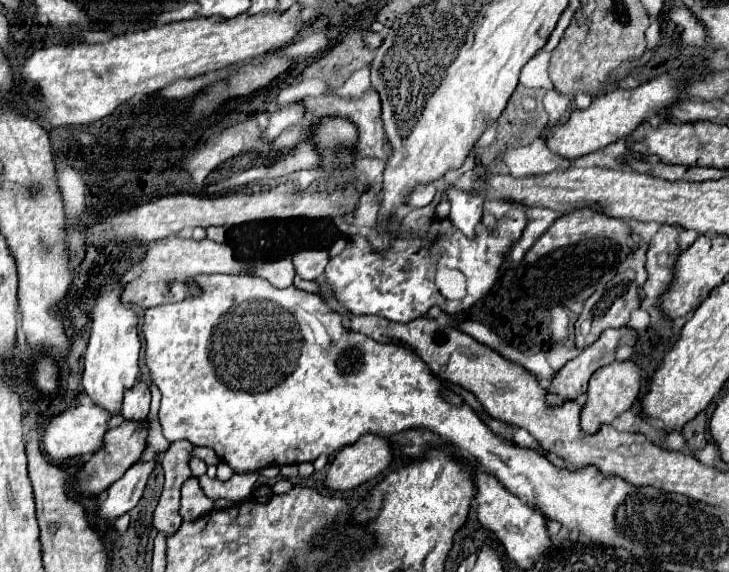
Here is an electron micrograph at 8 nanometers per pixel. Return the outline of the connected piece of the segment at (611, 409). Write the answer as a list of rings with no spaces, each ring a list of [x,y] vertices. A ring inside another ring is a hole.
[[[630,360],[612,362],[592,374],[592,378],[588,382],[586,402],[580,412],[580,428],[584,434],[596,434],[602,428],[602,424],[612,424],[614,418],[618,418],[622,412],[632,408],[632,404],[636,402],[638,392],[640,392],[640,374],[642,374],[642,370]]]

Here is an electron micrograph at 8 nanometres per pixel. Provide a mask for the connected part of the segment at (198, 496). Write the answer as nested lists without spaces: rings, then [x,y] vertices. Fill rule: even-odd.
[[[190,478],[182,486],[182,502],[180,502],[180,516],[182,520],[196,520],[212,510],[212,500],[202,492],[196,478]]]

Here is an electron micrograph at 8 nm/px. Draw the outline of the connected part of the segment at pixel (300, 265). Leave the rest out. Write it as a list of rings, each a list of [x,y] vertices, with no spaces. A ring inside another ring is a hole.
[[[300,250],[292,254],[292,264],[296,268],[296,274],[304,280],[316,280],[326,264],[328,264],[328,252],[324,250]]]

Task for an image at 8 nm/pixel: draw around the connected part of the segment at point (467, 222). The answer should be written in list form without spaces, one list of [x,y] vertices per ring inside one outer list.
[[[456,186],[446,188],[448,202],[452,204],[452,224],[466,232],[466,236],[472,236],[476,224],[482,218],[482,204],[484,200],[480,196],[466,194],[462,190],[456,190]]]

